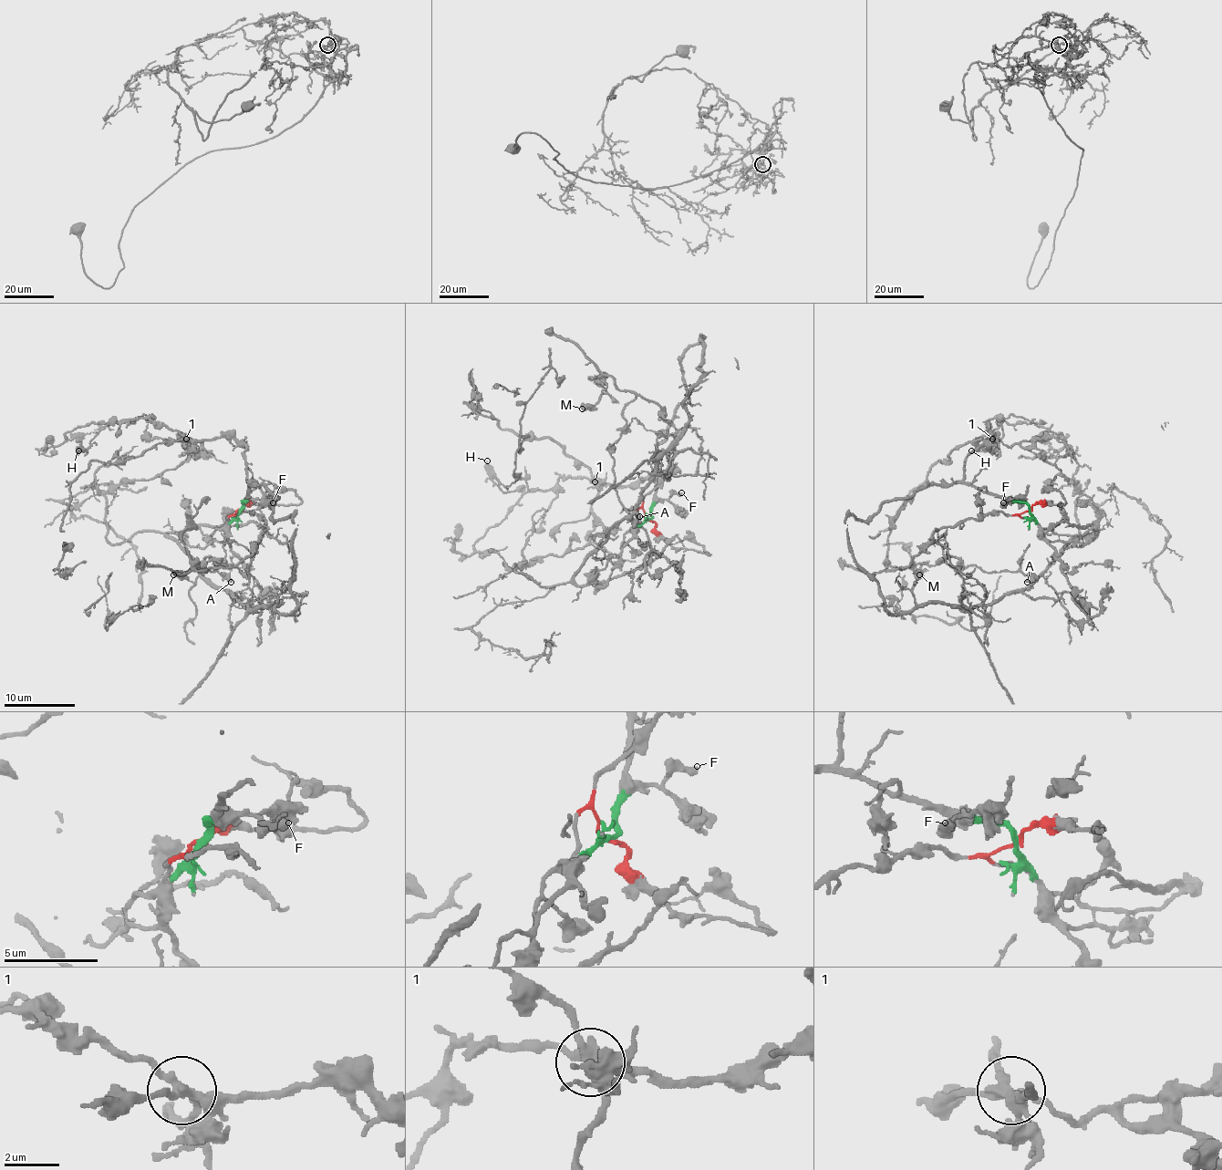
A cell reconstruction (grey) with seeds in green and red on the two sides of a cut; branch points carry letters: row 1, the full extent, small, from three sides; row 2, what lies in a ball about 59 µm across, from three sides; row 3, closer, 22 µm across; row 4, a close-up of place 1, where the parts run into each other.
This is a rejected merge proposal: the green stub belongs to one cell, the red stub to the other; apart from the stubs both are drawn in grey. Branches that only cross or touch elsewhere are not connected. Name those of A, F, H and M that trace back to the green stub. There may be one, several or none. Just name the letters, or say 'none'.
F, H

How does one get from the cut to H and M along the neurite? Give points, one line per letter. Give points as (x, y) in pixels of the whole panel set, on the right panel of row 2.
H: (1030, 508), (965, 480), (967, 455), (997, 438), (988, 423), (1000, 418), (1002, 436), (988, 448), (972, 450)
M: (1030, 508), (1009, 515), (993, 512), (938, 529), (906, 566), (887, 568), (910, 568), (919, 575)

